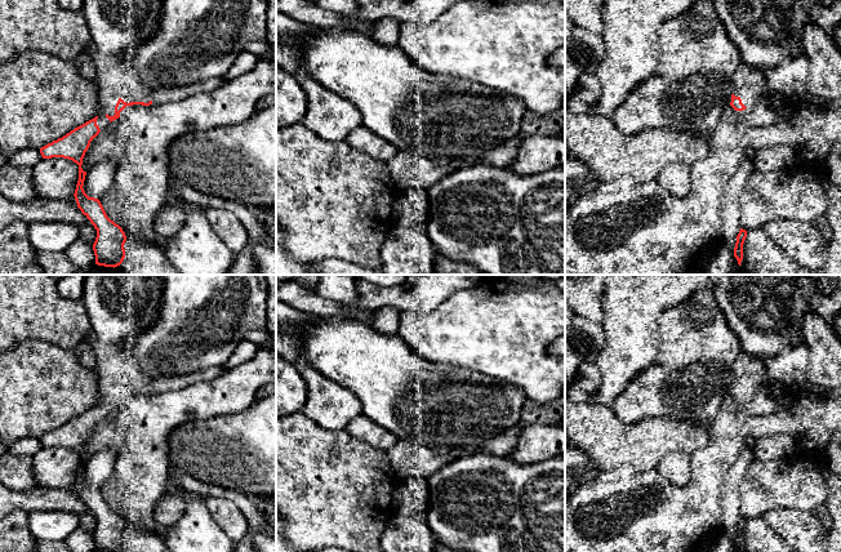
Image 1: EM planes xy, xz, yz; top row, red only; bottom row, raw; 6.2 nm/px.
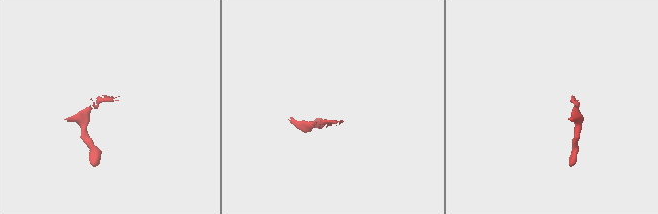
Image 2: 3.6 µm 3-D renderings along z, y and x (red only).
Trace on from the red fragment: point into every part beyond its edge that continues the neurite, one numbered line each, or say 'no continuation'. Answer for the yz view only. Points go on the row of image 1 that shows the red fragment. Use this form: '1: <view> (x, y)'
1: yz (748, 83)

